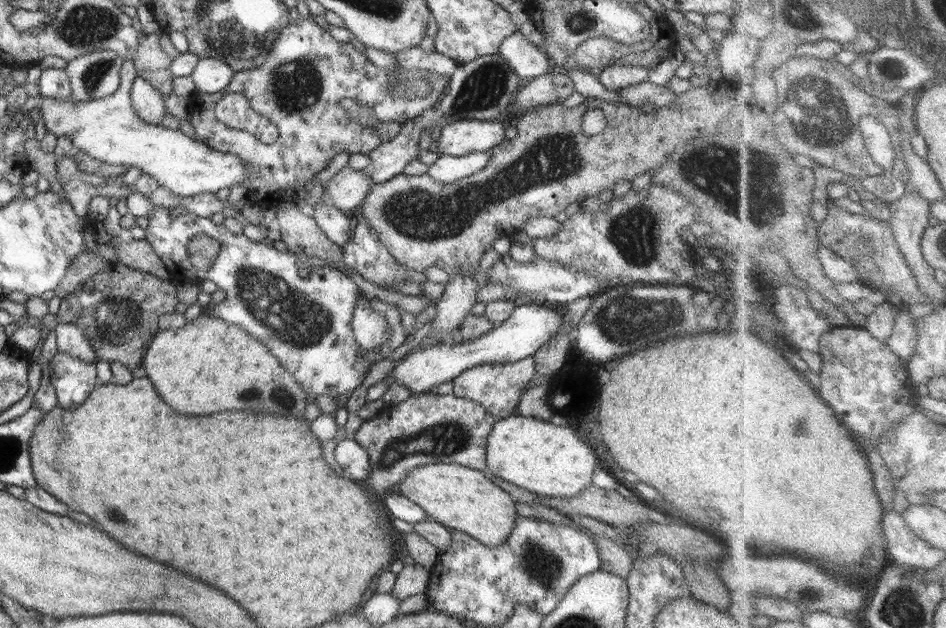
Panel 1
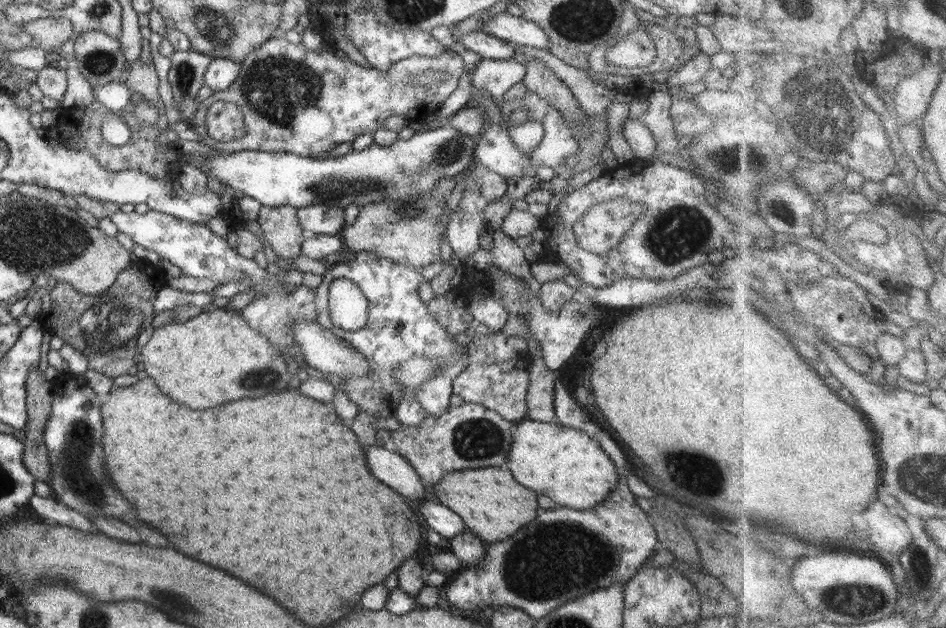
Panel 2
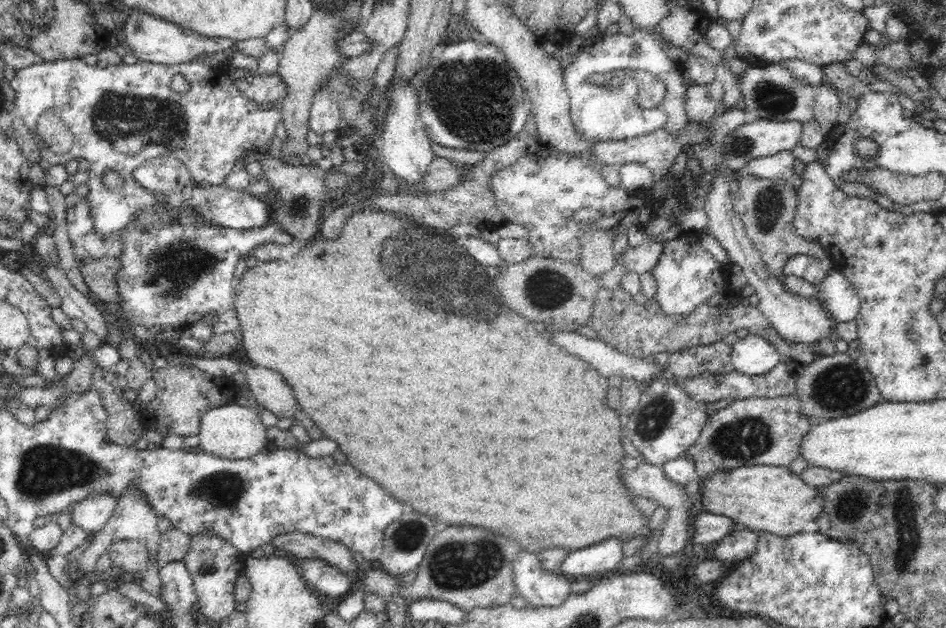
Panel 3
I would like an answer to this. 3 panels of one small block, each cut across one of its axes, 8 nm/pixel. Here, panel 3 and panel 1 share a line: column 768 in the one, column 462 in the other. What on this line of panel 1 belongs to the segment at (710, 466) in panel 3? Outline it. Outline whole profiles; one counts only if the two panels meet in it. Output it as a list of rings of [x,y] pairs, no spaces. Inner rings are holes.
[[[435,391],[426,394],[411,394],[398,404],[386,404],[376,416],[366,419],[352,436],[360,446],[367,450],[368,457],[370,457],[368,458],[370,474],[362,480],[363,486],[368,488],[374,497],[382,498],[384,492],[392,484],[400,482],[411,468],[420,465],[453,463],[484,471],[487,468],[487,436],[496,421],[496,417],[481,404],[456,397],[451,393],[446,396],[437,395]]]

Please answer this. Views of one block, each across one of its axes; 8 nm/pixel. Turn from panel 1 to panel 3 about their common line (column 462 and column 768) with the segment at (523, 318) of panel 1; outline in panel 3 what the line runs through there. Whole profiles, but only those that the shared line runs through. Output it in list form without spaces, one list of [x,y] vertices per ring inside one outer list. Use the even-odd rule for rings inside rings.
[[[749,333],[732,345],[732,361],[736,370],[747,375],[762,376],[782,362],[782,357],[775,346],[762,336]]]

